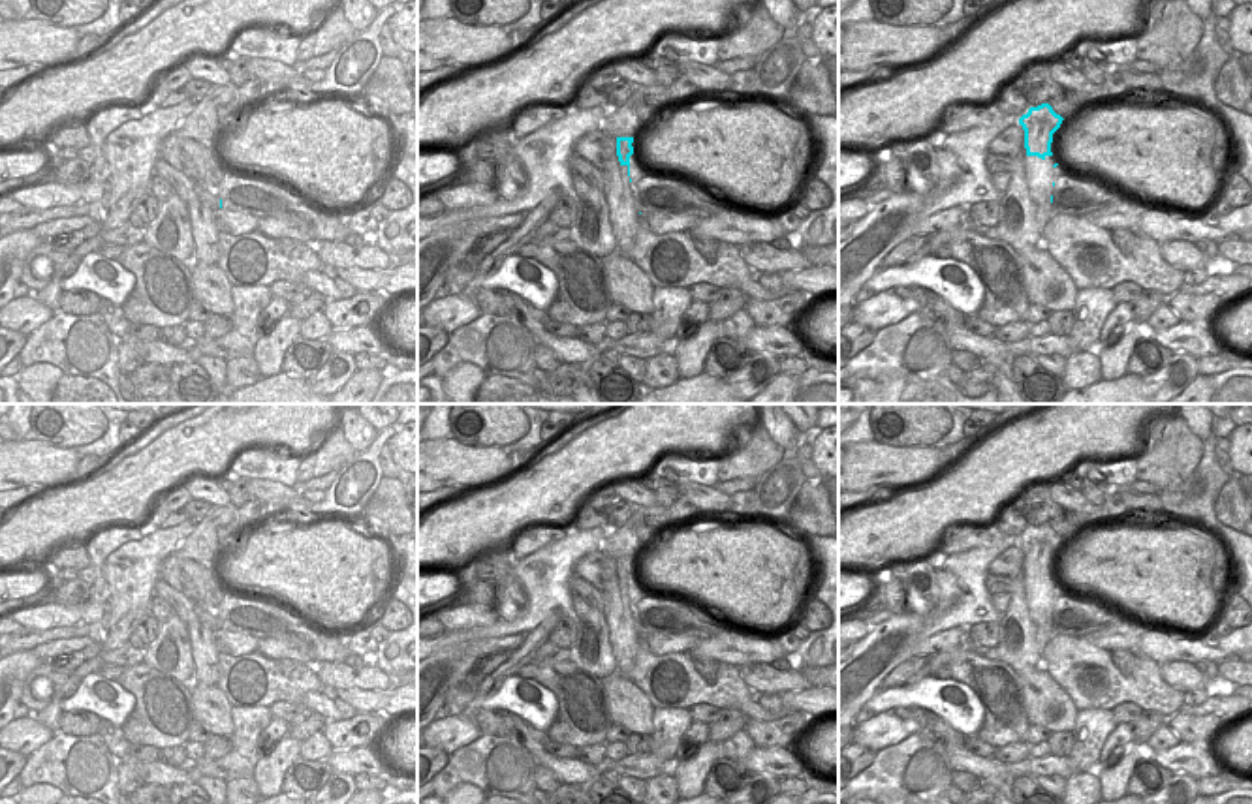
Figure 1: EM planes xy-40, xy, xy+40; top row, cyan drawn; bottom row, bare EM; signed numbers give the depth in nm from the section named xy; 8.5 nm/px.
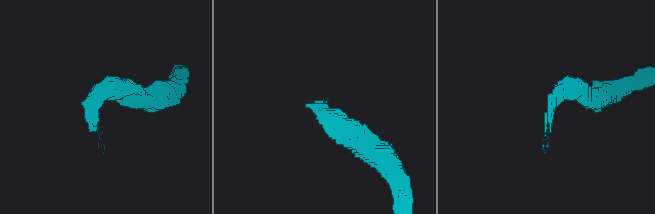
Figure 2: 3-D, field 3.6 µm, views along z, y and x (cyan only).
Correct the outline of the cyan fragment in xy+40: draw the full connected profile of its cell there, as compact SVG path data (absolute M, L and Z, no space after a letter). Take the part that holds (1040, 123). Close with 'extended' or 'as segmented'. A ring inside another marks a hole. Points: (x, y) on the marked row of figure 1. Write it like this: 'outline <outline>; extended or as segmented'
outline M1049 103L1030 107L1019 118L1025 130L1025 173L1030 199L1036 205L1036 222L1040 227L1040 246L1045 224L1053 216L1053 186L1062 167L1056 163L1051 143L1053 133L1060 128L1062 116L1053 111Z; extended

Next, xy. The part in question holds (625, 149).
outline M617 137L617 156L602 163L605 178L603 195L609 205L609 222L617 240L617 252L626 257L632 254L635 233L641 224L635 190L630 178L632 143L634 137Z; extended

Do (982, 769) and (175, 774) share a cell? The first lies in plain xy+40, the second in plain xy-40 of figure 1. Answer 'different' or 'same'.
same

